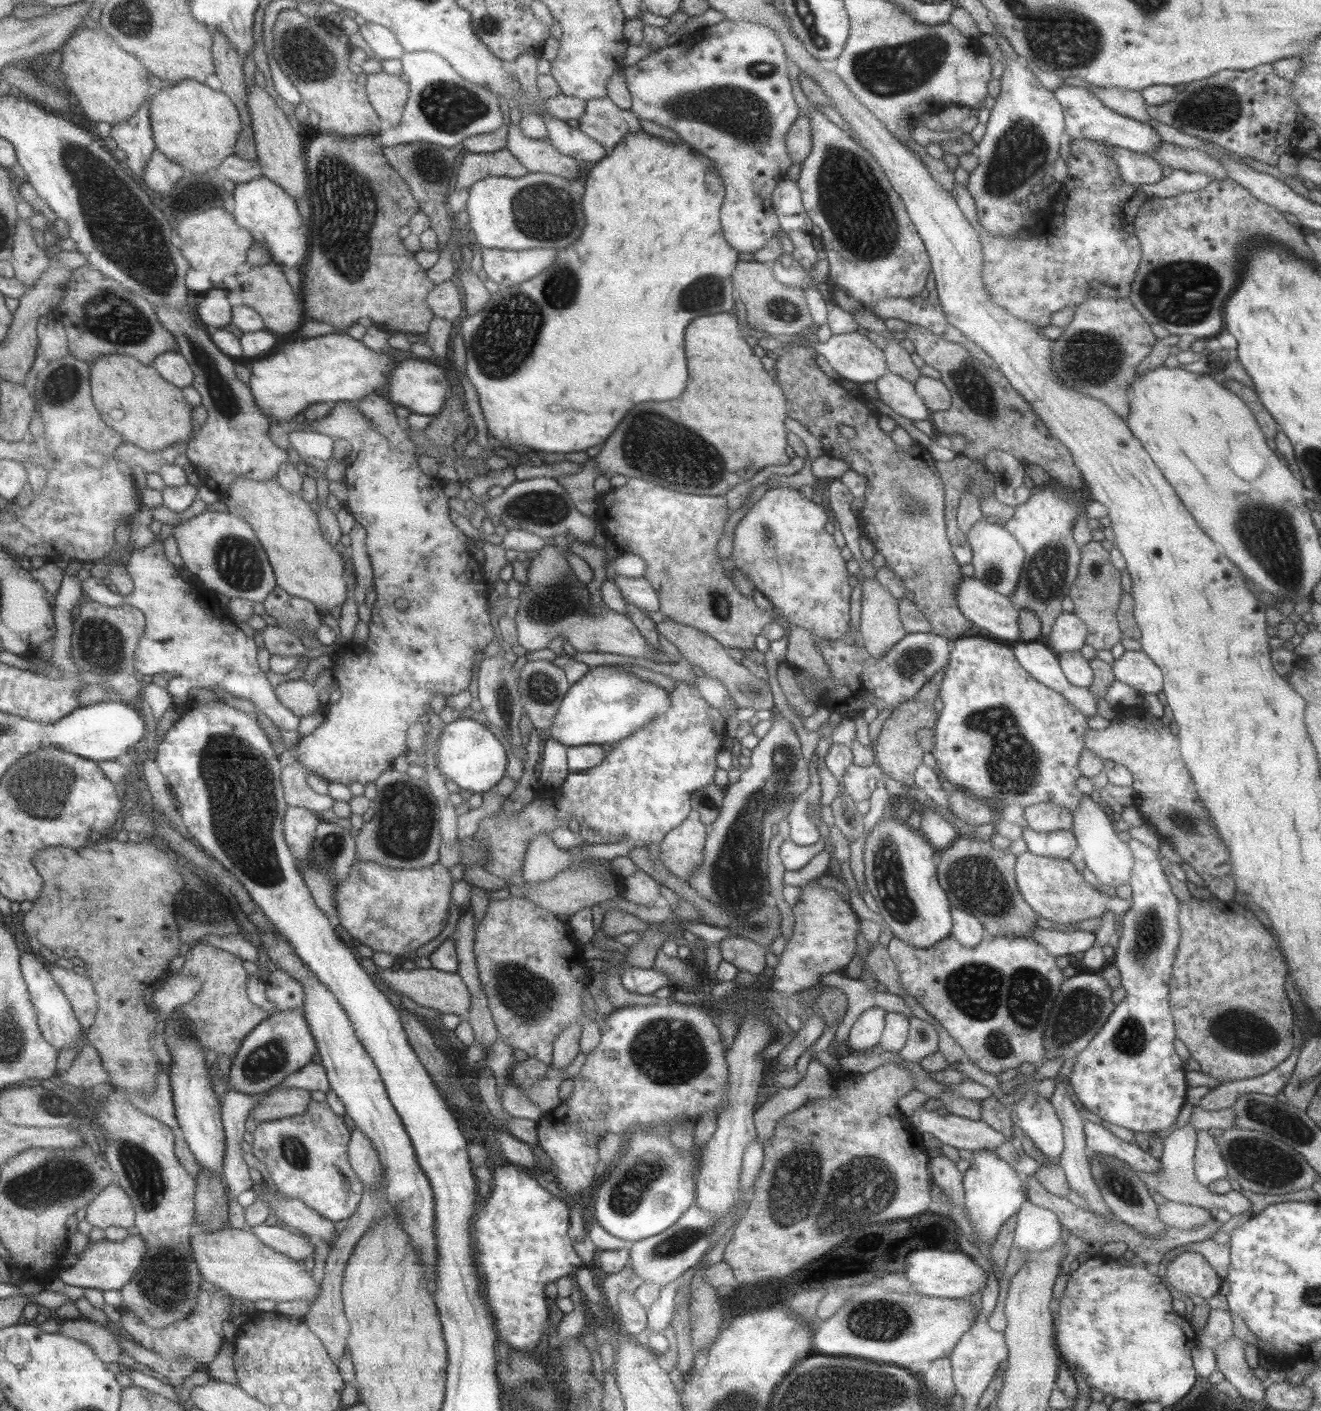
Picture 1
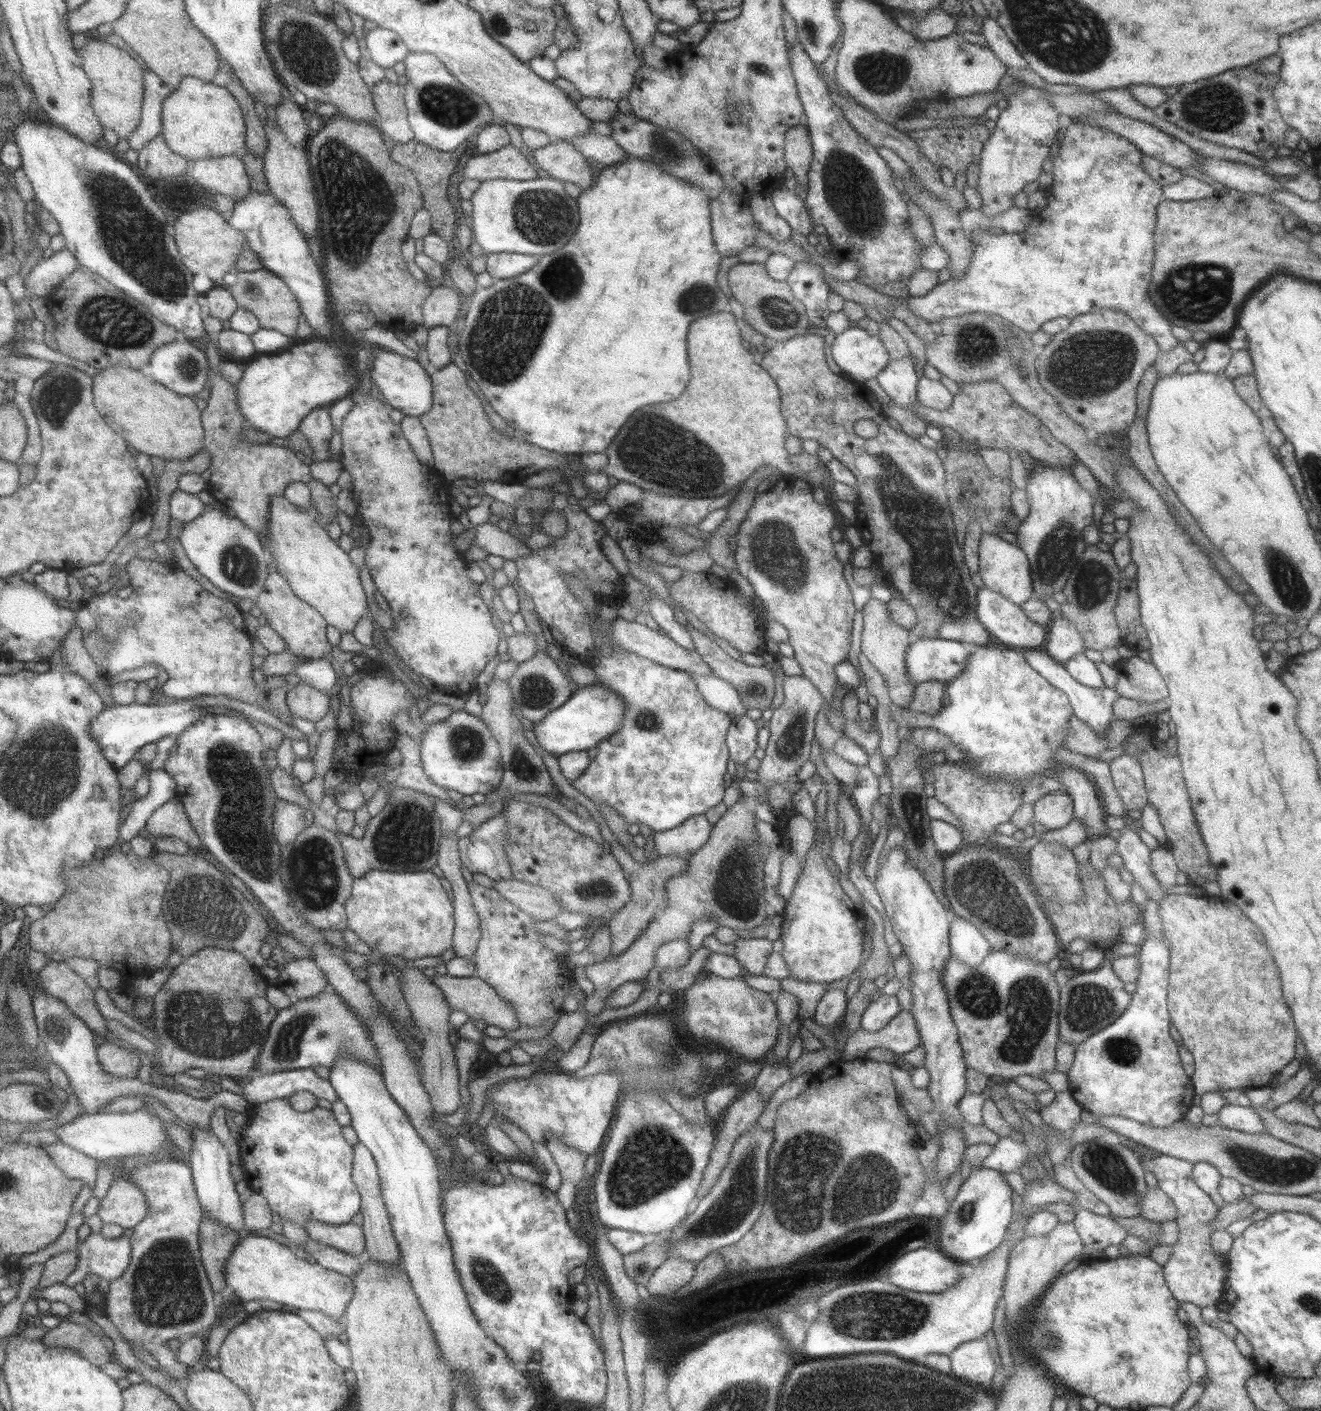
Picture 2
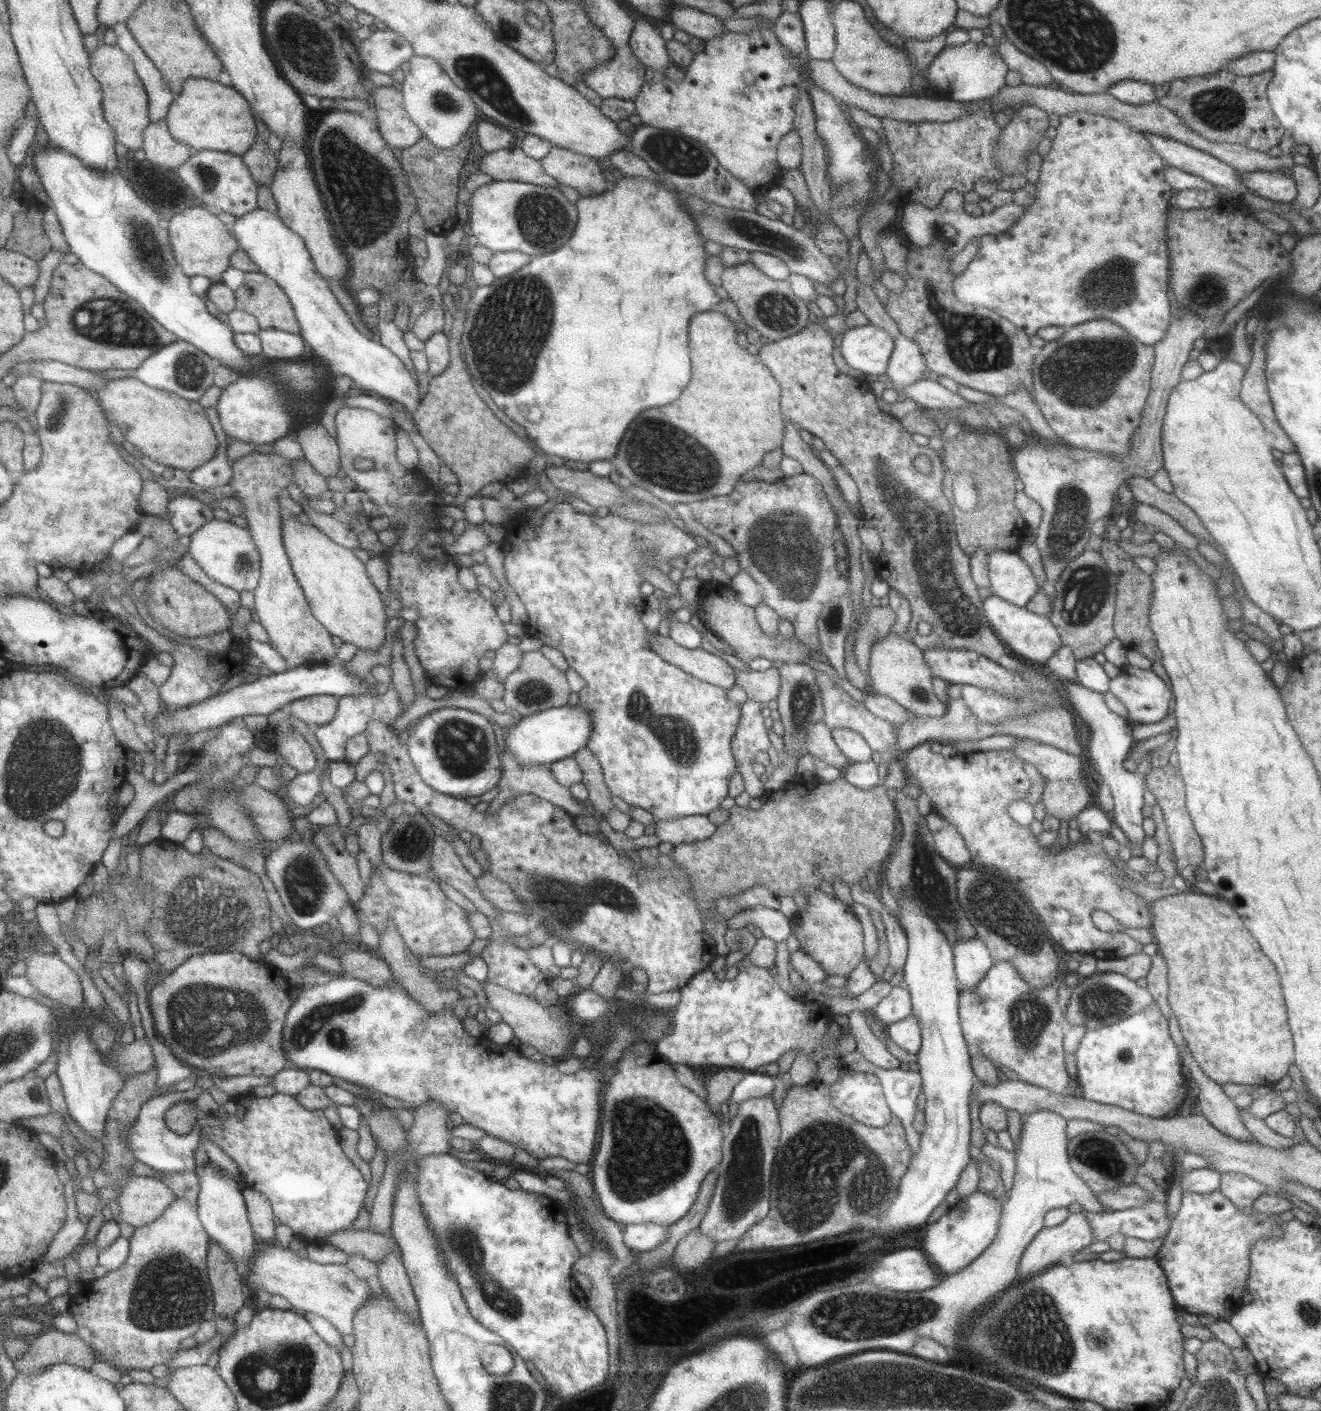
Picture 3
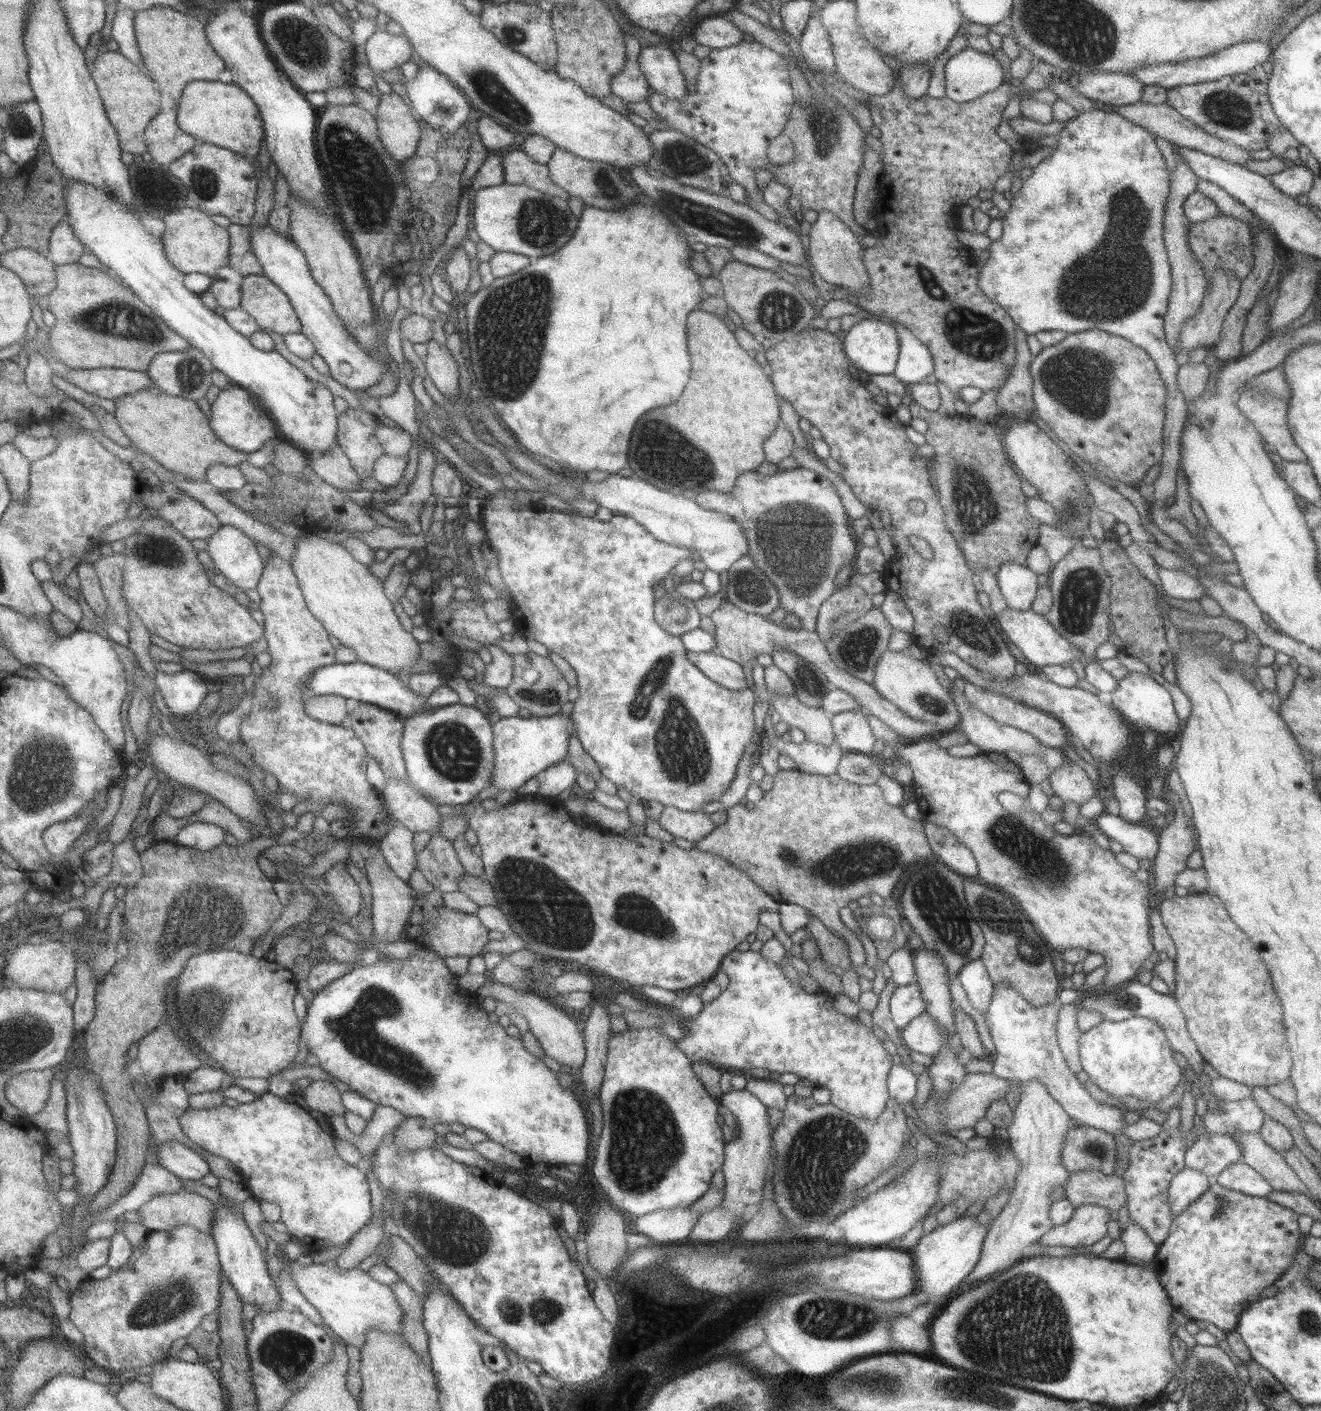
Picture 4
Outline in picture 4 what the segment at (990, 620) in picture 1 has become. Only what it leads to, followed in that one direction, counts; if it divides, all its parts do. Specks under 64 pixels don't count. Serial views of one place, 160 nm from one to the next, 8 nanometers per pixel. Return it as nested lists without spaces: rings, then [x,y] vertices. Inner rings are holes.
[[[1005,607],[997,616],[992,617],[995,618],[996,624],[1005,632],[1007,638],[1021,651],[1025,659],[1035,666],[1070,664],[1083,656],[1079,649],[1075,649],[1047,622],[1044,615],[1035,614],[1031,609],[1015,610],[1014,608]]]

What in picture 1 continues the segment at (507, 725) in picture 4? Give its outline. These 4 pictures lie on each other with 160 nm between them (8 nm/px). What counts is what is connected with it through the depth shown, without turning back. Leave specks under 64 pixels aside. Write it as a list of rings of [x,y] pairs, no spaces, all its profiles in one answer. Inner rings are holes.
[[[617,665],[591,667],[561,699],[546,737],[564,745],[608,744],[631,736],[672,707],[668,692]]]

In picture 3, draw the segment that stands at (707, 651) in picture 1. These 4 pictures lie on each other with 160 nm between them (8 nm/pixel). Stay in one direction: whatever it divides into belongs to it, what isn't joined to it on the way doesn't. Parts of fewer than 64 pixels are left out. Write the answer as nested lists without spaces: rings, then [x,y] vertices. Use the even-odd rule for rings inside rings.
[[[731,663],[734,669],[734,684],[747,693],[749,700],[766,704],[770,700],[776,700],[779,692],[779,675],[775,667],[757,671],[749,669],[742,671],[735,663]]]

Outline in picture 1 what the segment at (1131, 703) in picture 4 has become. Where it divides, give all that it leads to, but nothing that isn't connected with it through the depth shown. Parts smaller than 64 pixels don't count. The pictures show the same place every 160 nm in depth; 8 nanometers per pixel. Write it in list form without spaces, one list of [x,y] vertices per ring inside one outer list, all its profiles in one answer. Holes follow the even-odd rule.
[[[1125,650],[1123,655],[1111,664],[1112,674],[1118,681],[1128,684],[1140,694],[1157,694],[1162,687],[1162,674],[1159,667],[1141,650]]]

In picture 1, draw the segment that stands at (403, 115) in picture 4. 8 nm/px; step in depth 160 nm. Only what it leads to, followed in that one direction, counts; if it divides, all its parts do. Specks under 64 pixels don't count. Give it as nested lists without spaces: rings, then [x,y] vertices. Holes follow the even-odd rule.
[[[385,71],[364,73],[365,90],[369,104],[384,125],[395,126],[402,117],[408,99],[408,83],[398,75]]]

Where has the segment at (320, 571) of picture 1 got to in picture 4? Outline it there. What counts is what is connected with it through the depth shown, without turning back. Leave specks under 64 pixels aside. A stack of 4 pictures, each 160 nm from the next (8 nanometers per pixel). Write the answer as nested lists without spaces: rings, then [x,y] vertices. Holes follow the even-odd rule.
[[[314,532],[296,536],[290,565],[310,613],[323,625],[329,636],[334,636],[341,646],[356,653],[357,660],[394,673],[400,668],[415,665],[420,658],[419,643],[397,621],[392,604],[382,589],[382,582],[371,573],[369,566],[357,562],[341,543],[315,537]]]

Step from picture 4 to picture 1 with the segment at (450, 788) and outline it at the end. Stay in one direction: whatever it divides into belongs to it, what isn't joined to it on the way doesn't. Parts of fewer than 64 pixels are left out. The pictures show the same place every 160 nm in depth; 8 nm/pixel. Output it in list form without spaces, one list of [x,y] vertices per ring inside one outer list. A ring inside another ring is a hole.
[[[469,717],[445,723],[436,746],[436,765],[445,779],[452,780],[459,788],[482,793],[493,788],[505,775],[505,749],[484,723]]]

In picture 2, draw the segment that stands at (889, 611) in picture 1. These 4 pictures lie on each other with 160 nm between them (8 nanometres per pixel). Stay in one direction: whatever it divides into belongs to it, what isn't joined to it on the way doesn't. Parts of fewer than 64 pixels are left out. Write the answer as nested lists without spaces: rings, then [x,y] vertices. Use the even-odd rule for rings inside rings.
[[[870,598],[862,606],[862,633],[860,636],[861,651],[865,658],[881,674],[886,687],[890,704],[897,707],[905,707],[912,699],[913,684],[906,676],[904,670],[905,652],[909,648],[911,634],[902,626],[895,624],[887,610],[887,605],[875,598]]]

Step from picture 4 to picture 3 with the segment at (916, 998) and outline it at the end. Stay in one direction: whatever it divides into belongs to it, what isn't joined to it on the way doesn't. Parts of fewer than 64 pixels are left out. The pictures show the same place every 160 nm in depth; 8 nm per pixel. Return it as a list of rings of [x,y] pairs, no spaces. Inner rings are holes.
[[[903,984],[890,988],[884,998],[871,1009],[877,1022],[881,1022],[883,1028],[888,1024],[907,1018],[911,1014],[911,1003],[907,988]]]

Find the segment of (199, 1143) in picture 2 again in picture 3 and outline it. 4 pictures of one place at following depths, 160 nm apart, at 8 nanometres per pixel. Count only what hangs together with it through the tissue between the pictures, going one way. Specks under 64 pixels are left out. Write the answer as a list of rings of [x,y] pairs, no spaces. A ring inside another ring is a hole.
[[[211,1160],[205,1166],[198,1166],[196,1173],[199,1175],[201,1190],[198,1196],[199,1214],[206,1231],[211,1239],[215,1239],[239,1264],[239,1272],[243,1276],[248,1273],[248,1260],[253,1254],[253,1233],[250,1222],[247,1222],[246,1204],[243,1204],[241,1190],[237,1186],[236,1179],[232,1179],[218,1165],[211,1166]]]

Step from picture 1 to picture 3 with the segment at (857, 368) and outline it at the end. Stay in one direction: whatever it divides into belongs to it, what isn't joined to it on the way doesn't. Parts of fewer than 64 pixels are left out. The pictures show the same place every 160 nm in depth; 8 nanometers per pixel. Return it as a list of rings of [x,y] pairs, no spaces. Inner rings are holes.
[[[866,324],[844,330],[838,337],[837,345],[849,367],[865,376],[883,378],[894,347],[894,339],[884,330]]]

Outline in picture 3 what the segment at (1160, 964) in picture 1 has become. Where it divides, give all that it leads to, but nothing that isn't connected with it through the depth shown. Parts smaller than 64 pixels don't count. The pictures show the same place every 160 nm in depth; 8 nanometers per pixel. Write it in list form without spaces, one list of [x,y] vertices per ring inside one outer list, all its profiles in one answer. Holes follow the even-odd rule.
[[[1061,680],[1060,684],[1065,688],[1069,702],[1077,716],[1087,724],[1089,728],[1089,743],[1087,750],[1089,758],[1094,764],[1102,782],[1109,786],[1113,801],[1113,809],[1110,813],[1111,820],[1122,830],[1125,838],[1133,845],[1140,847],[1143,842],[1143,830],[1141,829],[1141,808],[1143,808],[1144,776],[1150,769],[1150,754],[1143,754],[1137,763],[1135,772],[1129,772],[1123,767],[1123,760],[1128,756],[1135,743],[1131,739],[1133,724],[1128,719],[1111,712],[1102,693],[1095,692],[1070,680]],[[1156,1004],[1149,1005],[1115,1024],[1101,1025],[1085,1031],[1074,1050],[1076,1060],[1076,1082],[1081,1086],[1085,1100],[1109,1104],[1151,1118],[1164,1118],[1177,1114],[1188,1095],[1187,1080],[1181,1073],[1181,1058],[1177,1047],[1169,1037],[1167,1021]]]

